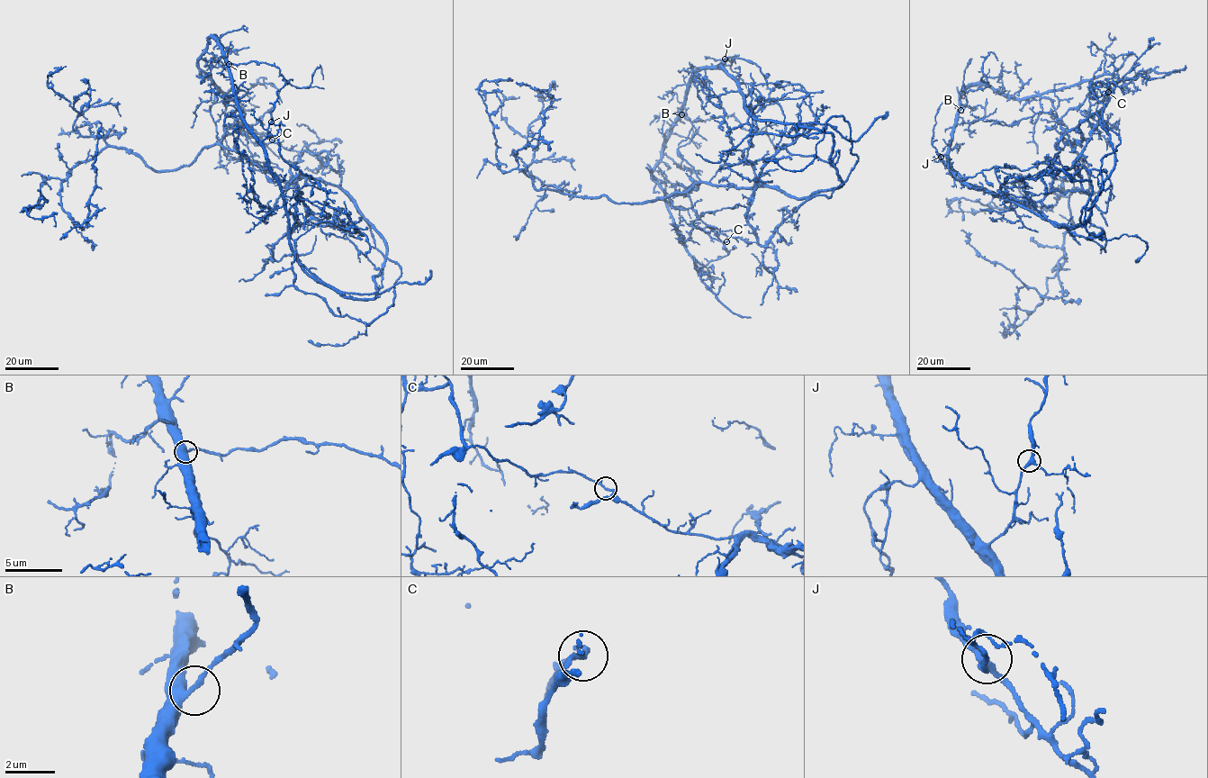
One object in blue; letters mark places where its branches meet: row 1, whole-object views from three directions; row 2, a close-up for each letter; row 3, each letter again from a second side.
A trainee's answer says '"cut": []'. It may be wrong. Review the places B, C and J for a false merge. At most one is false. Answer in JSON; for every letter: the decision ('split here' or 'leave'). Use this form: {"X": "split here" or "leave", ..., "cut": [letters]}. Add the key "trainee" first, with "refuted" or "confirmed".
{"trainee": "refuted", "B": "leave", "C": "split here", "J": "leave", "cut": ["C"]}

